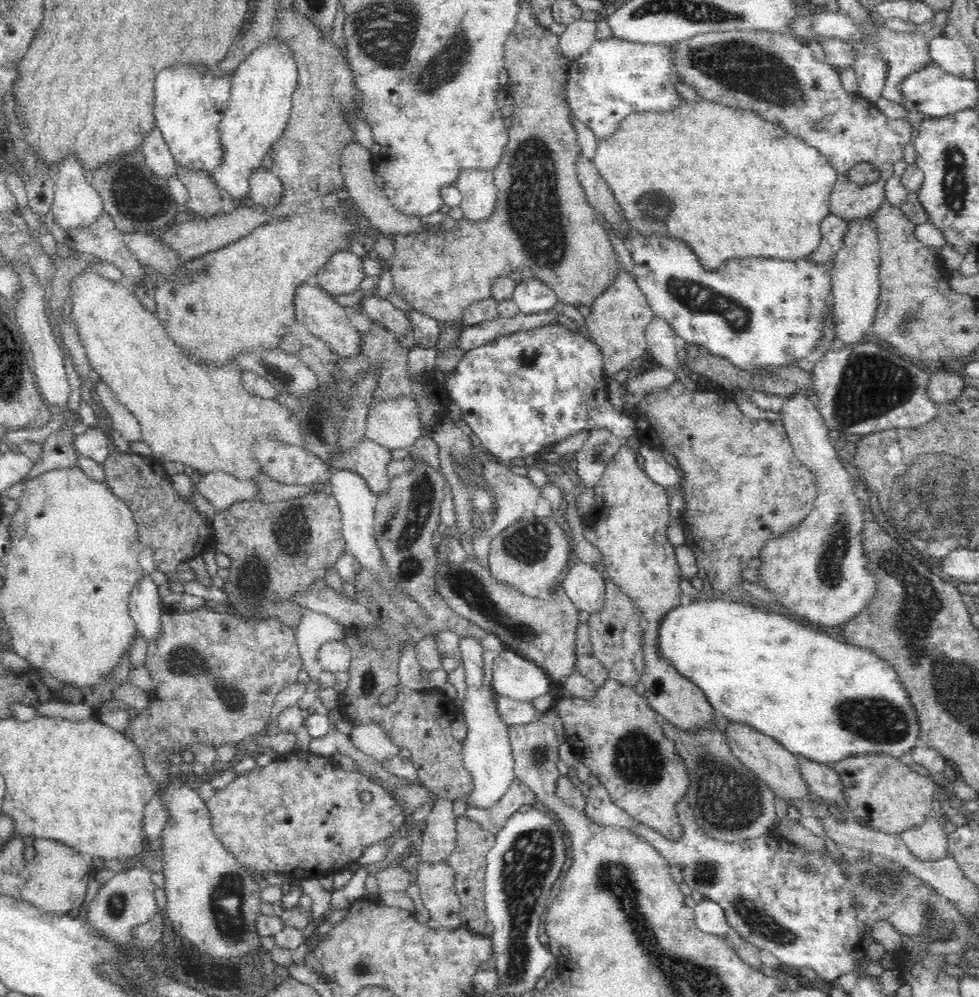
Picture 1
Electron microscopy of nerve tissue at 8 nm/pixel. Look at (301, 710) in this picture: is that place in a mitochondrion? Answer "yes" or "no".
no

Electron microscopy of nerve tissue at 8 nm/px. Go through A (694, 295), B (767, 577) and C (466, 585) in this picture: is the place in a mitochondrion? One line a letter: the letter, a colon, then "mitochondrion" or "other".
A: mitochondrion
B: other
C: mitochondrion

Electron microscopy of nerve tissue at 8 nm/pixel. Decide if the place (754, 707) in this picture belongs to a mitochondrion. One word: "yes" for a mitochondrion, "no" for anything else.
no

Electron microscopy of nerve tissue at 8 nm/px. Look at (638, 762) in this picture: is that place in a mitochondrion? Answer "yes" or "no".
yes

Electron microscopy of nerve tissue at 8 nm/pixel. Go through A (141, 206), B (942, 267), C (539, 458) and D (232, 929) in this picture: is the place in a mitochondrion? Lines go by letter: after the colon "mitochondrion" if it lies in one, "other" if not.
A: mitochondrion
B: other
C: other
D: mitochondrion

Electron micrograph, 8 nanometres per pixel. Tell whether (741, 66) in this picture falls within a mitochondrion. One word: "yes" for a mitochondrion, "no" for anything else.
yes

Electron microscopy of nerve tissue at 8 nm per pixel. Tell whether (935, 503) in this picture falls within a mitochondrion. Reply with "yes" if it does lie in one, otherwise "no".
yes

